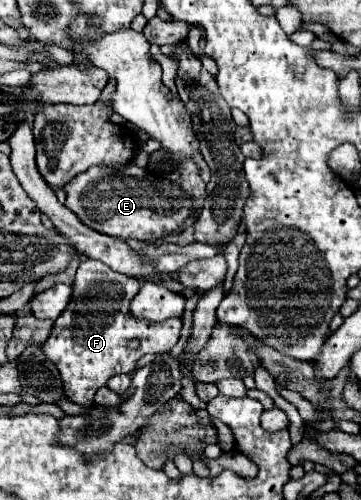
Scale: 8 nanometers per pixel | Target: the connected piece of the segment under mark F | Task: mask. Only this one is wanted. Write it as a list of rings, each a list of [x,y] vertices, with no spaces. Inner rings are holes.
[[[87,258],[81,262],[75,282],[71,304],[53,322],[49,340],[43,344],[45,356],[57,366],[65,396],[79,404],[91,406],[97,388],[105,386],[115,374],[133,374],[137,360],[151,352],[171,352],[181,332],[181,318],[169,318],[163,322],[137,319],[129,312],[129,302],[139,292],[139,280],[111,270],[99,260]],[[129,340],[139,340],[139,348],[127,348]]]

